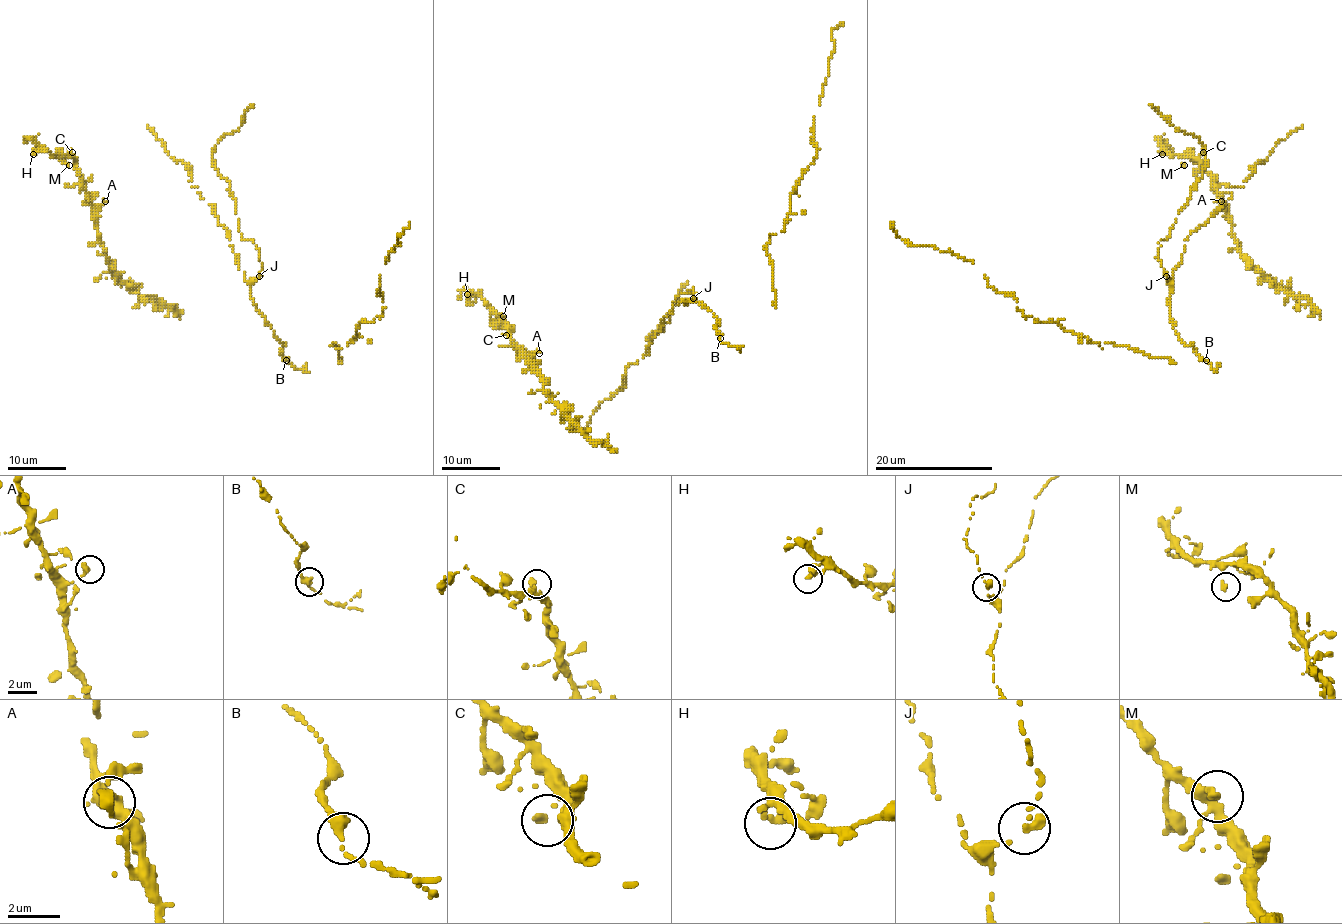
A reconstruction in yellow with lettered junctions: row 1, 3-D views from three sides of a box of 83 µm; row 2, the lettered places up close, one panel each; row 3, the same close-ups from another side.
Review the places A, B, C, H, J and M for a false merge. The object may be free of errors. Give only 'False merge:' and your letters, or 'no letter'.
False merge: J

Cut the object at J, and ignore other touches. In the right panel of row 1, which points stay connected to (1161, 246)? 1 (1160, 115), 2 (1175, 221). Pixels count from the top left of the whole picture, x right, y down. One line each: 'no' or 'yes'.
1: yes
2: yes

